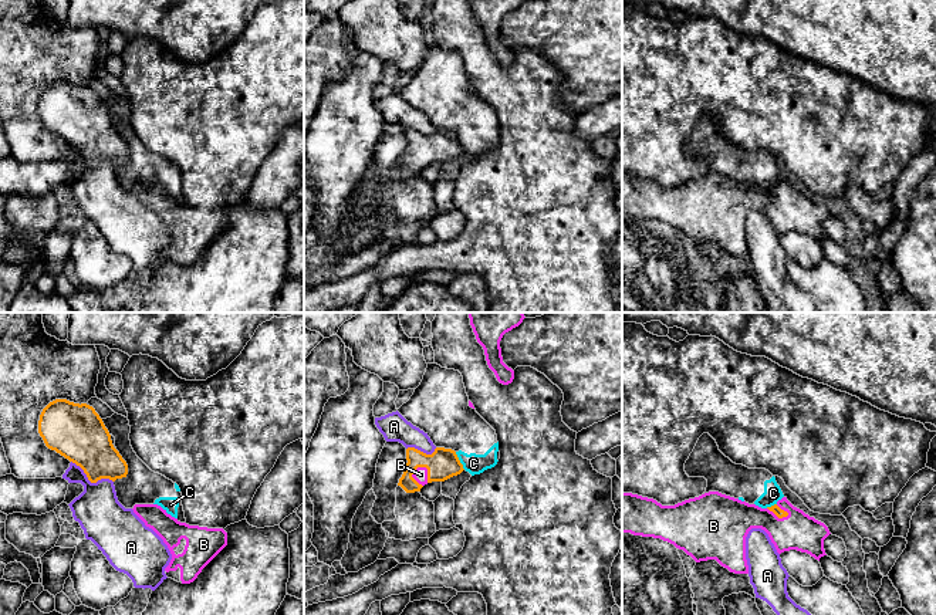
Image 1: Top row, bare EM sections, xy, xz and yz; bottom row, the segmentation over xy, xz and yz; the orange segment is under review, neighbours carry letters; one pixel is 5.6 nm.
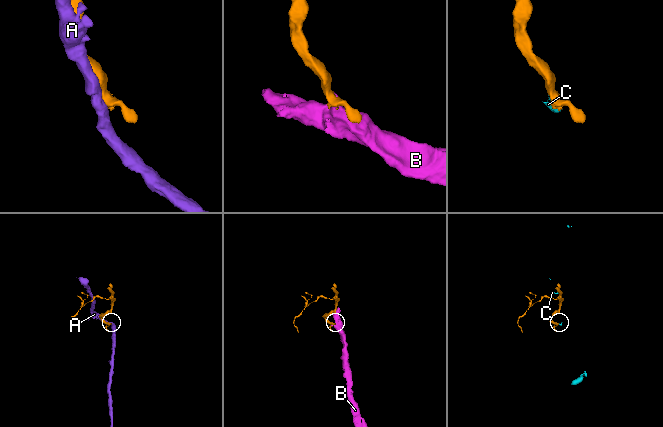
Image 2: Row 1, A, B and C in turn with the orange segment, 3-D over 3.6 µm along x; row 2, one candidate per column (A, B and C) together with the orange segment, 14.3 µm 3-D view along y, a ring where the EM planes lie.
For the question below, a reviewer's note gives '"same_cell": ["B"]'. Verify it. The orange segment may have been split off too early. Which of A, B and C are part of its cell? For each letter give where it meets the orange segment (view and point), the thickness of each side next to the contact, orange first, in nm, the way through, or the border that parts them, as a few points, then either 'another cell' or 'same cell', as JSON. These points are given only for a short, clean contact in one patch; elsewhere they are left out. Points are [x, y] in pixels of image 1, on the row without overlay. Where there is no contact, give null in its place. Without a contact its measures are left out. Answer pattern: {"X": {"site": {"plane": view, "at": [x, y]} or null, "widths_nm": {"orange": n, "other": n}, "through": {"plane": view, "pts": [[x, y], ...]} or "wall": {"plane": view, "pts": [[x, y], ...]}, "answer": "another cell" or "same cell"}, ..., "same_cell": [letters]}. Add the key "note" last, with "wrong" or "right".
{"A": {"site": {"plane": "xy", "at": [91, 164]}, "widths_nm": {"orange": 280, "other": 280}, "answer": "another cell"}, "B": {"site": {"plane": "xz", "at": [411, 158]}, "widths_nm": {"orange": 180, "other": 80}, "answer": "same cell"}, "C": {"site": {"plane": "xz", "at": [459, 142]}, "widths_nm": {"orange": 180, "other": 120}, "wall": {"plane": "xz", "pts": [[455, 134], [465, 151]]}, "answer": "another cell"}, "same_cell": ["B"], "note": "right"}

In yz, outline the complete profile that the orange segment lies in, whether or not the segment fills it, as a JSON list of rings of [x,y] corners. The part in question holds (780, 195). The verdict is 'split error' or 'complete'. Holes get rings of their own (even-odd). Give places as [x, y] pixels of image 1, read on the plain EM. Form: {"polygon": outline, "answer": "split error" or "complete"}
{"polygon": [[[709,173],[675,187],[662,187],[653,180],[622,175],[622,214],[660,220],[683,232],[696,244],[716,241],[734,256],[749,256],[746,219],[751,210],[764,212],[778,236],[797,232],[818,243],[827,237],[824,222],[831,216],[828,209],[794,189],[787,179],[761,190],[719,173]]], "answer": "split error"}

